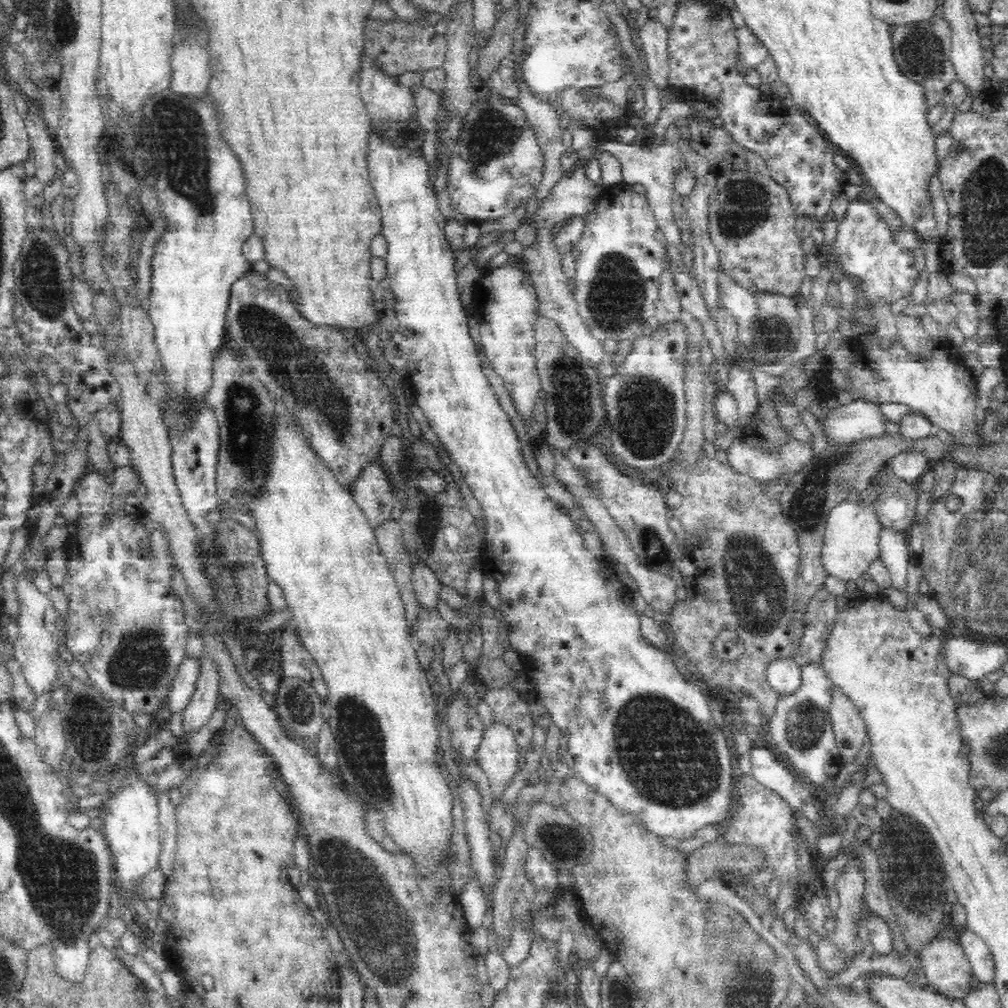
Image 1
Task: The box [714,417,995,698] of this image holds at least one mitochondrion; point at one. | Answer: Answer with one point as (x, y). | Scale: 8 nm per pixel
(755, 585)

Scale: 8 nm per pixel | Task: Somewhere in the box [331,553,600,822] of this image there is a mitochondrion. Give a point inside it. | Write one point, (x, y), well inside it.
(360, 735)

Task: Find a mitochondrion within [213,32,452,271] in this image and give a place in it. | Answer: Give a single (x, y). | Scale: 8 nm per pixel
(408, 134)

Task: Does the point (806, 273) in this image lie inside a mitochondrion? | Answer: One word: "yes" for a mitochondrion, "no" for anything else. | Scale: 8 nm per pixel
no

